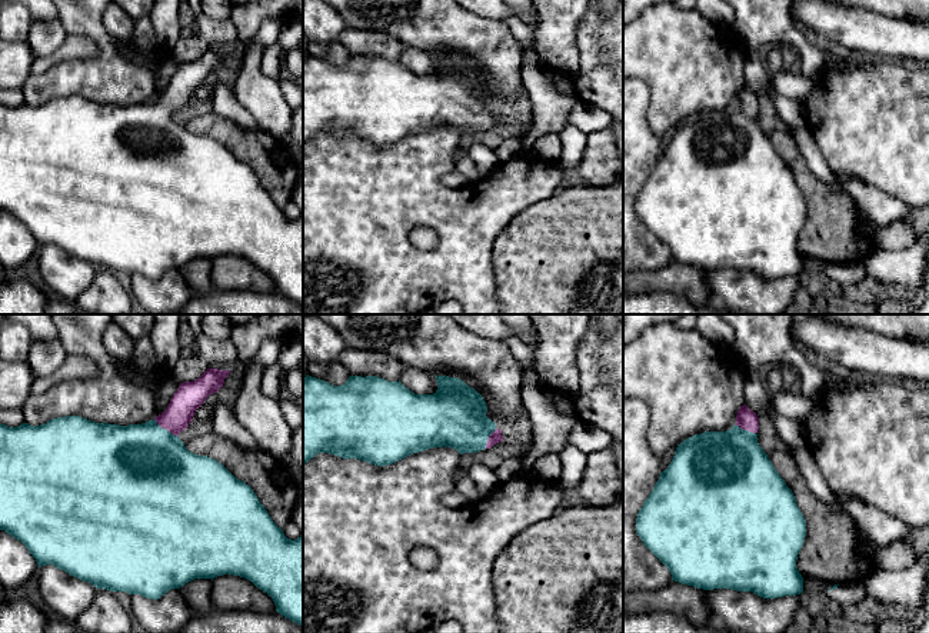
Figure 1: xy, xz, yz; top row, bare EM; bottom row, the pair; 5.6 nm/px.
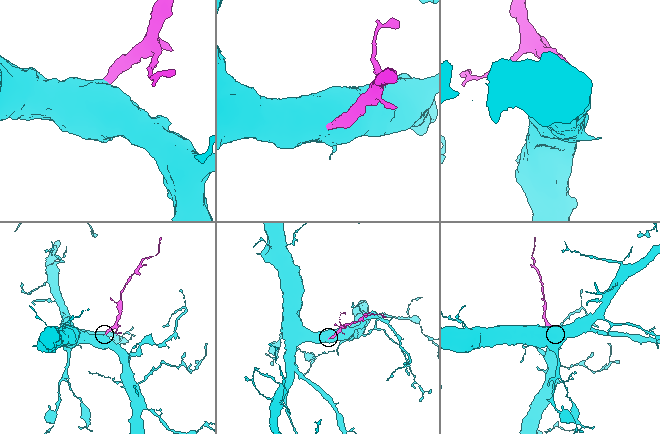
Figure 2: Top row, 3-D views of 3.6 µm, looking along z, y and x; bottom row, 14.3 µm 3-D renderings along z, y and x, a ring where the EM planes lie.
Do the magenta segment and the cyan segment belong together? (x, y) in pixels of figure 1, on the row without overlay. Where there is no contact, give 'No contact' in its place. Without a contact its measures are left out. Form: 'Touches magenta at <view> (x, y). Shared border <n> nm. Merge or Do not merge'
Touches magenta at xy (166, 109). Shared border 170 nm. Merge

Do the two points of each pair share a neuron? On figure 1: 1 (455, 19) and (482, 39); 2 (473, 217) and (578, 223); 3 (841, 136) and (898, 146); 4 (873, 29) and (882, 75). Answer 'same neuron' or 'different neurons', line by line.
1: same neuron
2: different neurons
3: same neuron
4: different neurons

